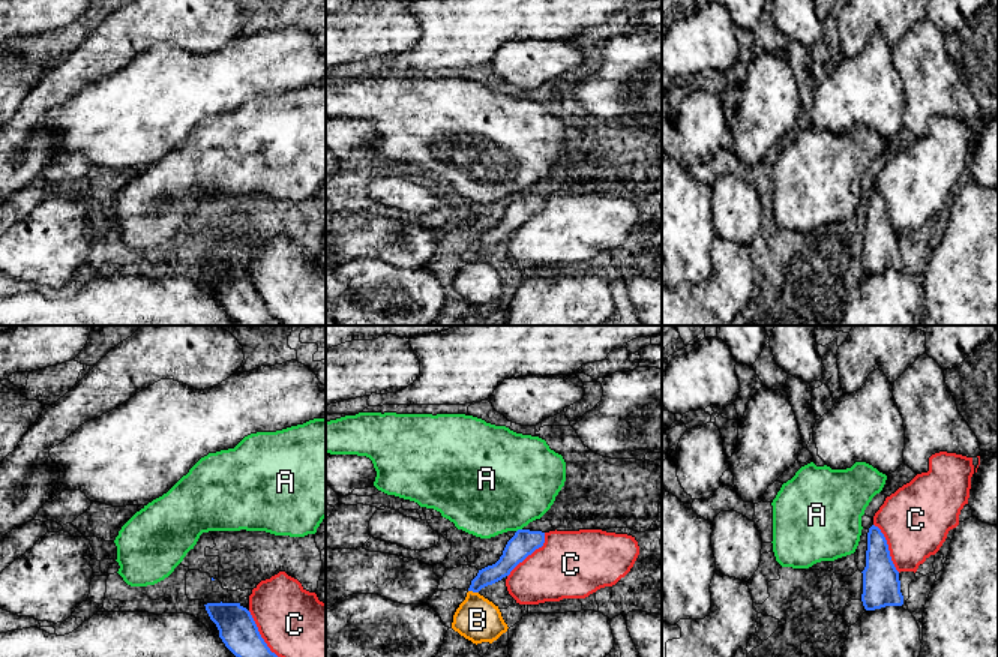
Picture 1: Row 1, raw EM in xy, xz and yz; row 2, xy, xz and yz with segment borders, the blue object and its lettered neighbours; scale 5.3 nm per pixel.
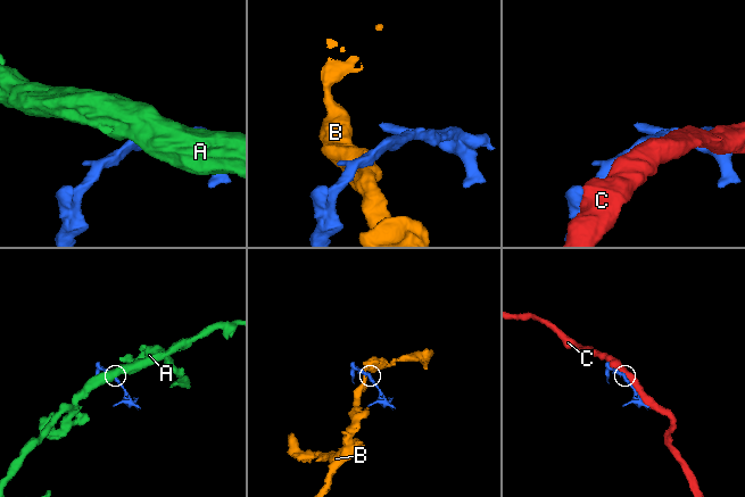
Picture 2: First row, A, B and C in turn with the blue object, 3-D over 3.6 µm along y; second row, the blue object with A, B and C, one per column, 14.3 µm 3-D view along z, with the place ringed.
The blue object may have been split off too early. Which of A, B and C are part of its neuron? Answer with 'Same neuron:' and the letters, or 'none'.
Same neuron: none

